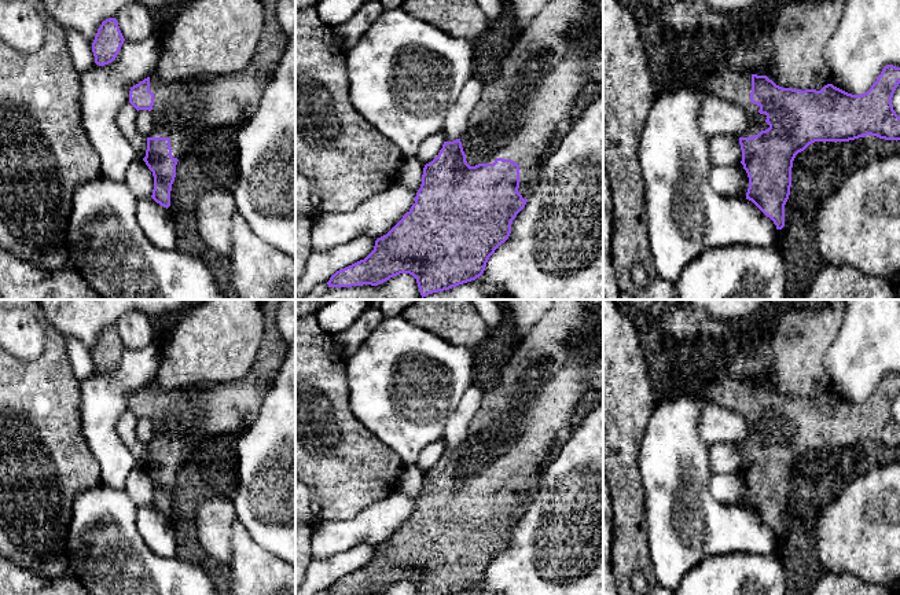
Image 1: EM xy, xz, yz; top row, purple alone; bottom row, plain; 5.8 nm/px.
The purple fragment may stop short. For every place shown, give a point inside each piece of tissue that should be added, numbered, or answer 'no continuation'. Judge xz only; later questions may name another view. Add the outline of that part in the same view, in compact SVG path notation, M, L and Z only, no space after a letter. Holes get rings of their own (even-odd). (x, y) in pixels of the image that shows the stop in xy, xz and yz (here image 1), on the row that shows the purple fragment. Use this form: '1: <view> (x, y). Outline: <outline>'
1: xz (524, 113). Outline: M550 0L525 27L502 62L496 78L485 82L460 135L470 166L493 164L496 158L519 165L518 192L529 199L539 184L547 159L574 122L572 109L588 82L603 85L603 43L589 34L577 34L587 12L585 0Z

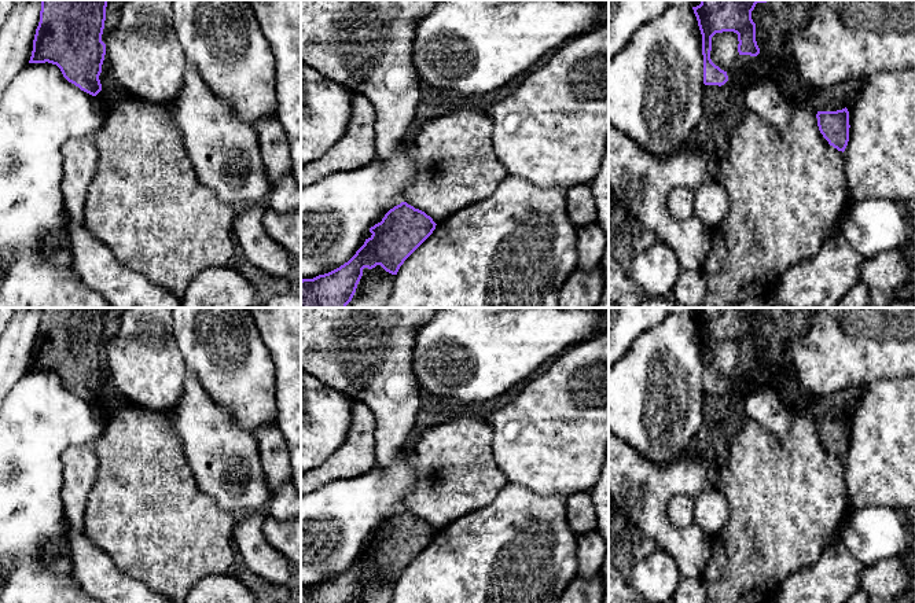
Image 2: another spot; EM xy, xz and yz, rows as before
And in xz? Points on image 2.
no continuation

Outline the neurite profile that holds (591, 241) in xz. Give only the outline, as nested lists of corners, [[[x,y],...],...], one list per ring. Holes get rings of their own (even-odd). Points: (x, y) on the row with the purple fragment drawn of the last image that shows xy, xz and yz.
[[[598,224],[577,229],[578,269],[594,271],[599,268],[606,247],[606,235]]]

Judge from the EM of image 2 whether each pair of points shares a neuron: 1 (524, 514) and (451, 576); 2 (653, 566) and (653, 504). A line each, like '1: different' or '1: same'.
1: same
2: different

